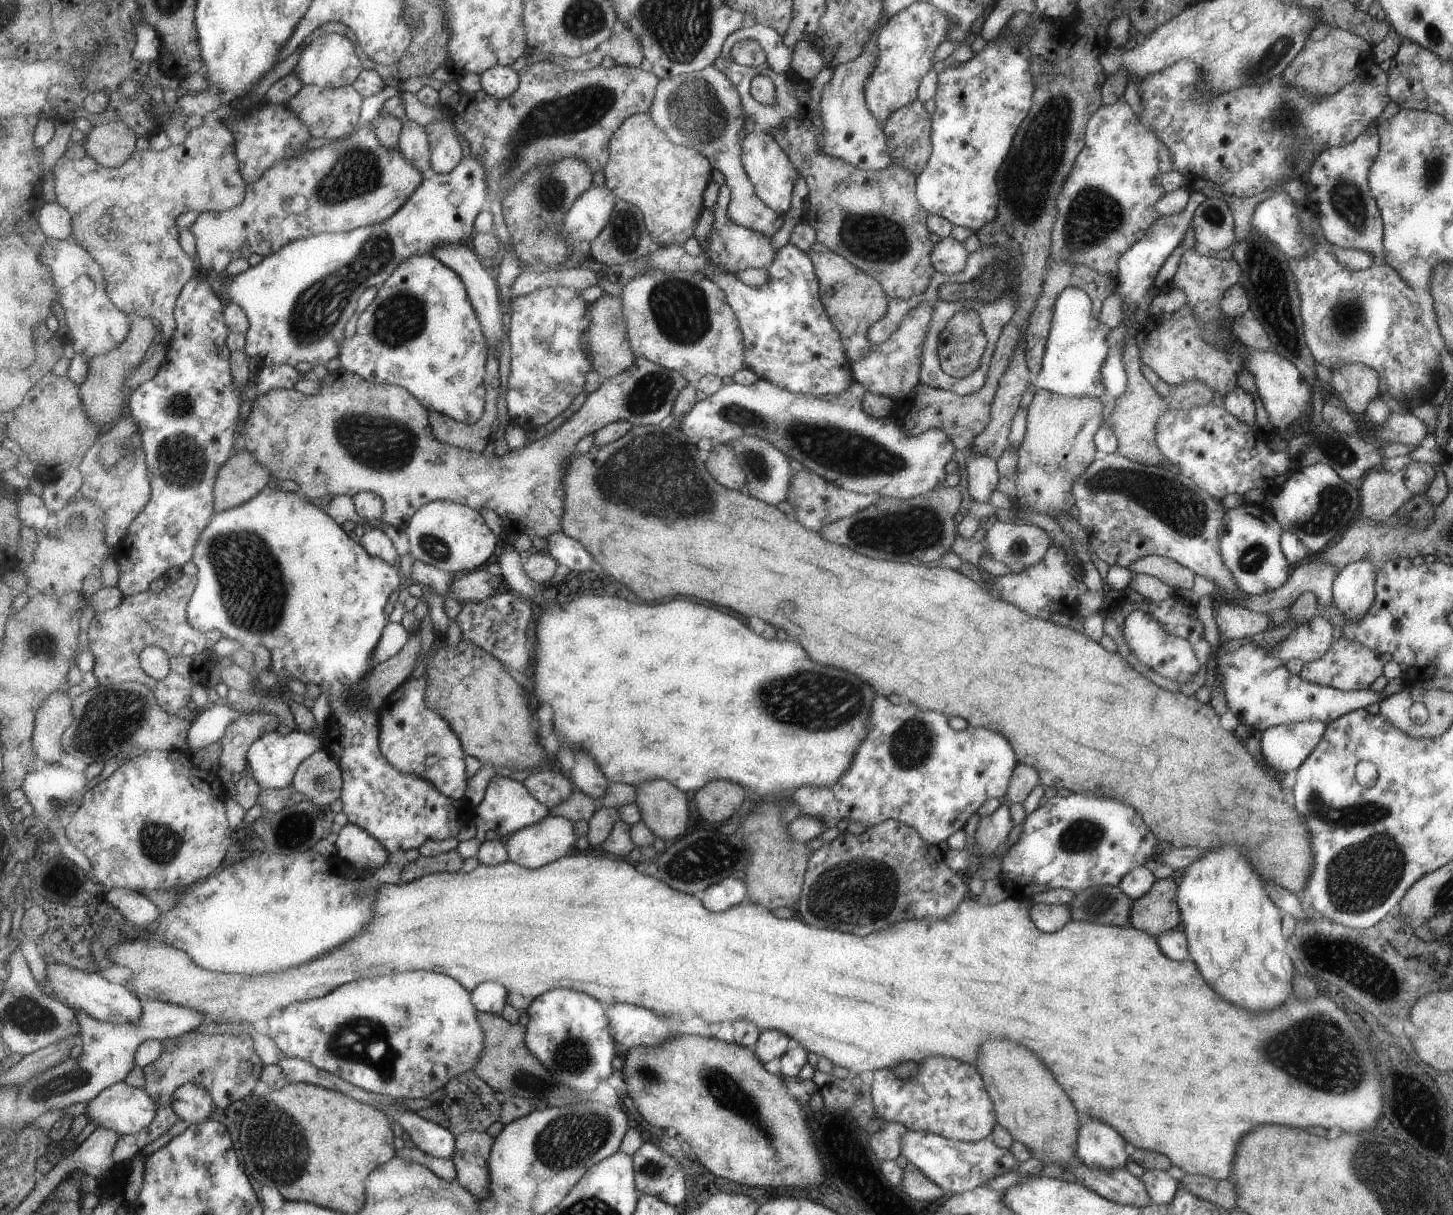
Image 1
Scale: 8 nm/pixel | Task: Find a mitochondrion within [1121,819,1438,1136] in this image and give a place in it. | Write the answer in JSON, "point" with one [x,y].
{"point":[1313,1052]}

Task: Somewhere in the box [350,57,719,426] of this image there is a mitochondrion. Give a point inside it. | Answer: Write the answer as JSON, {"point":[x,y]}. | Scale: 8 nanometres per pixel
{"point":[583,108]}

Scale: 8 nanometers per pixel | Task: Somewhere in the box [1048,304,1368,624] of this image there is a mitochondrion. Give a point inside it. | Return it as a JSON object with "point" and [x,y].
{"point":[1165,495]}

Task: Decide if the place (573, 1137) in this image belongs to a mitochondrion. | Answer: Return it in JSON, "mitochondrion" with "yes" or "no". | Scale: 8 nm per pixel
{"mitochondrion":"yes"}

